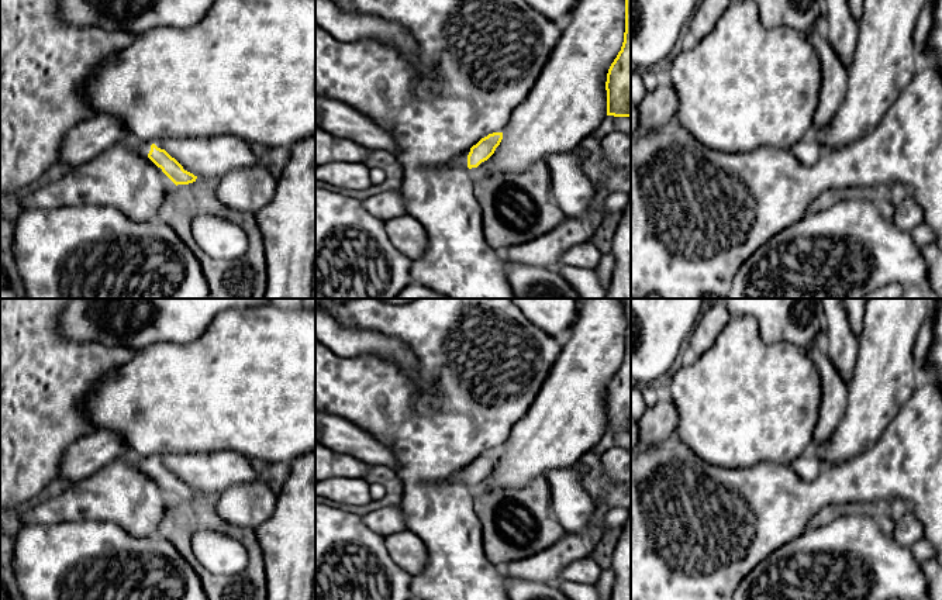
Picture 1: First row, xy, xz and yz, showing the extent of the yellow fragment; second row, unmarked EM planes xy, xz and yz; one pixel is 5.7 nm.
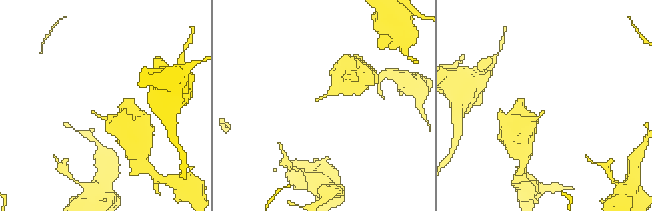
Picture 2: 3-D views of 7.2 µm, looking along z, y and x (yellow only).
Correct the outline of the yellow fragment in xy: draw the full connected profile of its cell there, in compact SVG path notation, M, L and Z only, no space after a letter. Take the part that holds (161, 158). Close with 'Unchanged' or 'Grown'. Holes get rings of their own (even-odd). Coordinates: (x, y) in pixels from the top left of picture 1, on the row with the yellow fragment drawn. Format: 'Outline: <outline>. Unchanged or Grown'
Outline: M151 139L148 142L134 142L134 148L141 156L151 161L158 168L168 187L196 182L197 176L172 158L163 149L162 141Z. Grown

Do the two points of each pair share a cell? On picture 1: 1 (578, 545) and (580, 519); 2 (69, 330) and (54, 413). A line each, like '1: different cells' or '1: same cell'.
1: different cells
2: different cells

